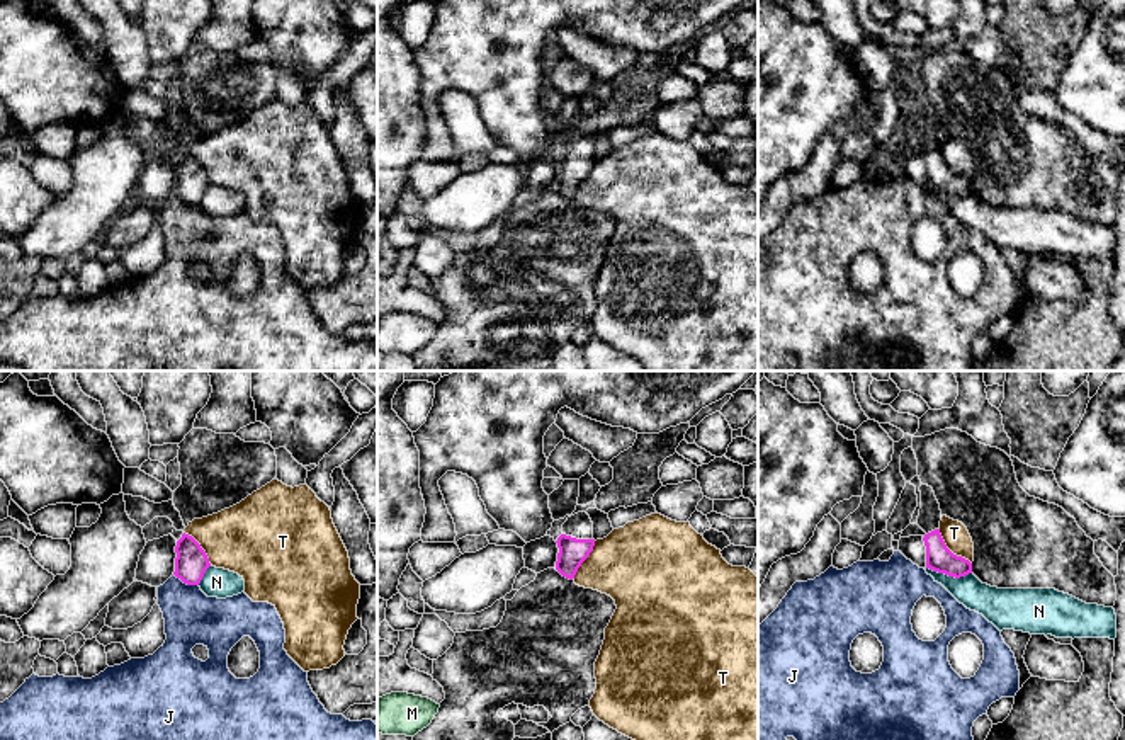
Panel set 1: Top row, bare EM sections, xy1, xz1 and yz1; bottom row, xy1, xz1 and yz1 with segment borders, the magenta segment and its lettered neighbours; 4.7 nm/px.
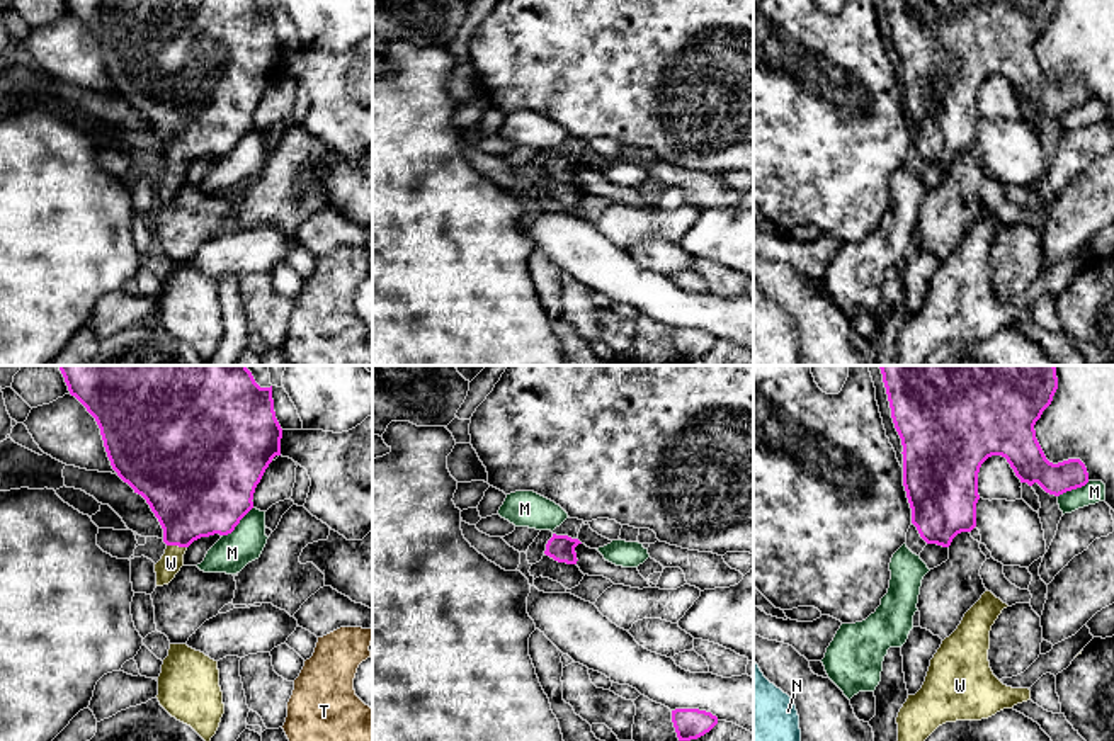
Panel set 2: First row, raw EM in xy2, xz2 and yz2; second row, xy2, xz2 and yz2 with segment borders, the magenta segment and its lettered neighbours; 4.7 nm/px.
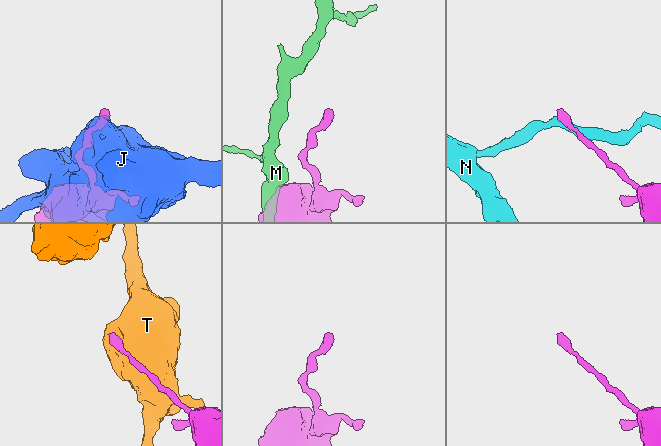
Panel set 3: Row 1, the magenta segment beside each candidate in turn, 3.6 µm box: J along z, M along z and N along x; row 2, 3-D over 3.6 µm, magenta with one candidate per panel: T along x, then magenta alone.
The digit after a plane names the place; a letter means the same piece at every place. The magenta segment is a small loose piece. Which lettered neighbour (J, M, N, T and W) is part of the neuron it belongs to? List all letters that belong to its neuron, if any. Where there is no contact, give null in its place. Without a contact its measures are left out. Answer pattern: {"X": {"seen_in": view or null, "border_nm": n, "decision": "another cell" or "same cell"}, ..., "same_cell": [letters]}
{"J": {"seen_in": "xy1", "border_nm": 130, "decision": "another cell"}, "M": {"seen_in": "xy2", "border_nm": 200, "decision": "another cell"}, "N": {"seen_in": "yz1", "border_nm": 220, "decision": "another cell"}, "T": {"seen_in": "yz1", "border_nm": 240, "decision": "another cell"}, "W": {"seen_in": "xy2", "border_nm": 100, "decision": "same cell"}, "same_cell": ["W"]}

